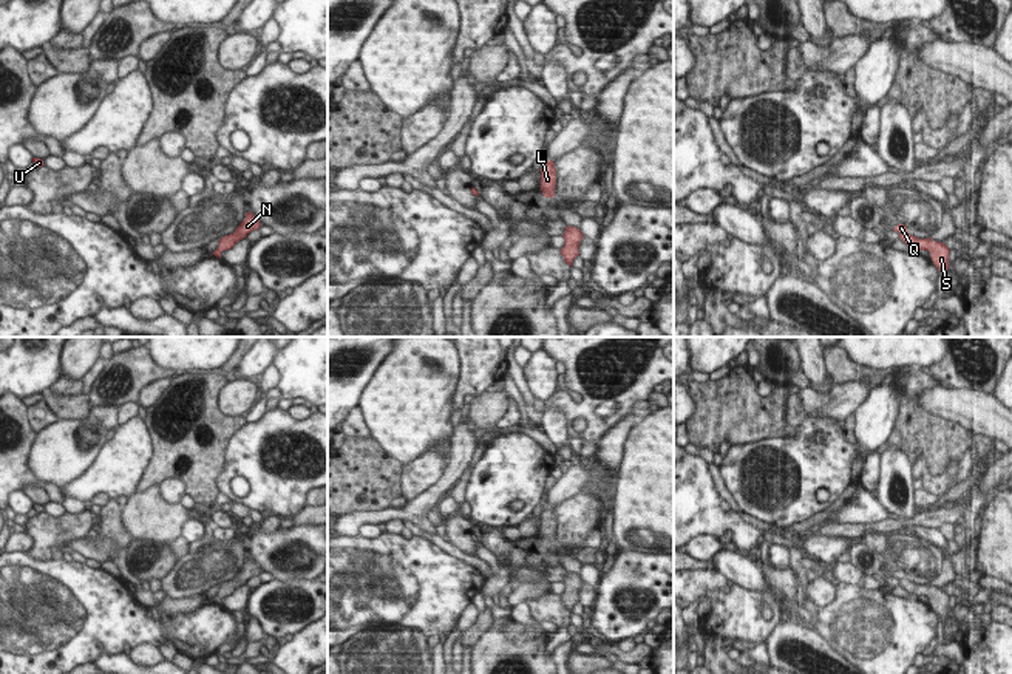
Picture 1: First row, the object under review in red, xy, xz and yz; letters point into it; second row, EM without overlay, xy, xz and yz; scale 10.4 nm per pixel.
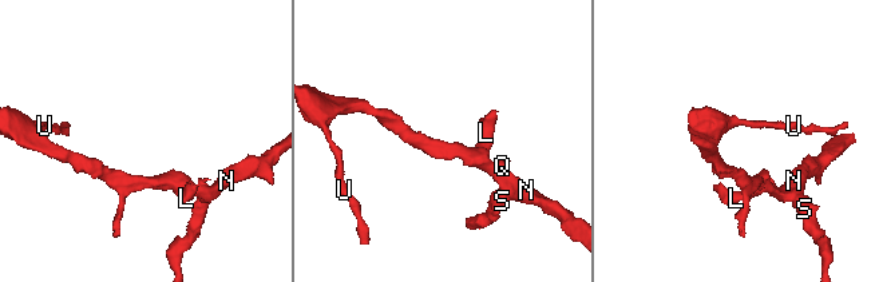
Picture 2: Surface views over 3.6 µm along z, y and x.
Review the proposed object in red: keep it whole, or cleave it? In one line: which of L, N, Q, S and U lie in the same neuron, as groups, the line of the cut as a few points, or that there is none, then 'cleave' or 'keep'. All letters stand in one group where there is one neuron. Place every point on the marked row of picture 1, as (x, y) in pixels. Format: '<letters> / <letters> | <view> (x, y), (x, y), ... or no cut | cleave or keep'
L N Q S U | no cut | keep

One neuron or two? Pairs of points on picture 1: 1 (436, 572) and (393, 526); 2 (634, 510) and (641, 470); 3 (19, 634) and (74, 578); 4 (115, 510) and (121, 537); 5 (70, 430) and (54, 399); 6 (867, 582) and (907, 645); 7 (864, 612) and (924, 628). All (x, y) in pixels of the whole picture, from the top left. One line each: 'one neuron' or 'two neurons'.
1: two neurons
2: one neuron
3: one neuron
4: one neuron
5: two neurons
6: two neurons
7: one neuron

